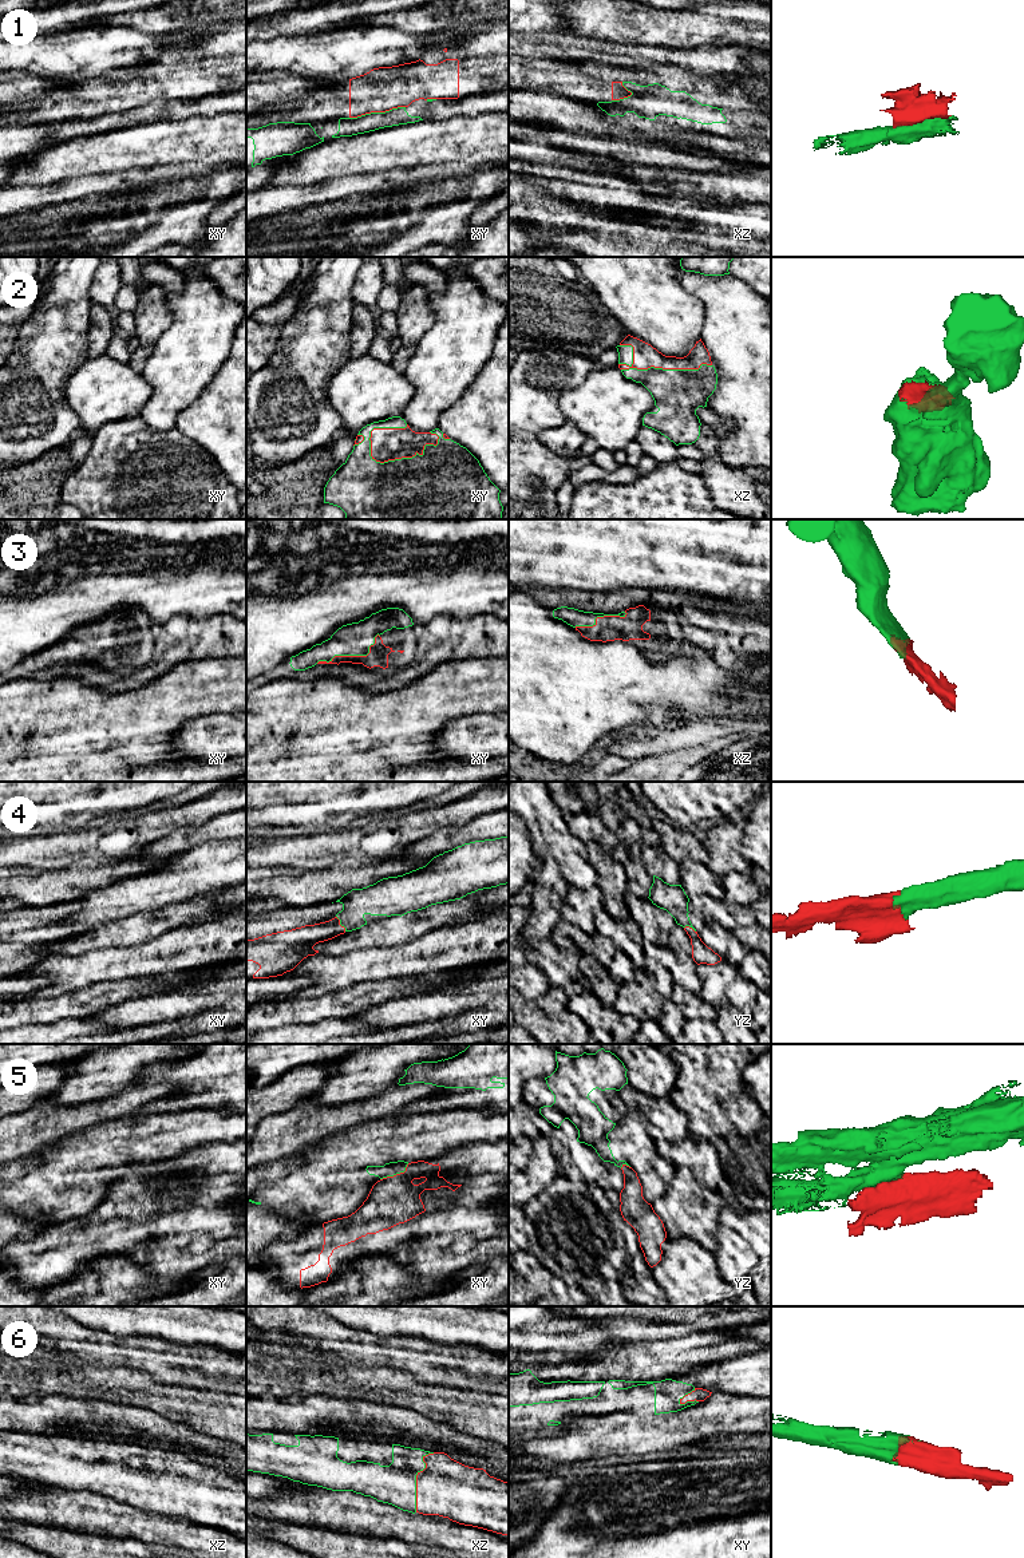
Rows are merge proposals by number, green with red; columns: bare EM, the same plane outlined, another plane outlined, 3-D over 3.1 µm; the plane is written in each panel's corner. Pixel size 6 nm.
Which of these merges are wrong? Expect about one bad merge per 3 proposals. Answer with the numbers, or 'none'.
1, 5

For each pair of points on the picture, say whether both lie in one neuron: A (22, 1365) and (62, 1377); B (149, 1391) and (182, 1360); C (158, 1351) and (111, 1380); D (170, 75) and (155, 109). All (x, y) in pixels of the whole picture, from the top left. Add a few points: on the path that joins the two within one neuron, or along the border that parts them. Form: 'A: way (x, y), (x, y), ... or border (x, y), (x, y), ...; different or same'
A: way (31, 1375), (52, 1377); same
B: border (121, 1365), (146, 1371), (150, 1375); different
C: border (121, 1365), (146, 1371), (150, 1375); different
D: border (163, 99), (153, 99), (143, 107); different

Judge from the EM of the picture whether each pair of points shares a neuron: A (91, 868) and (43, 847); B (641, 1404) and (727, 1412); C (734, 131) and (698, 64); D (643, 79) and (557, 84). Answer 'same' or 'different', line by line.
A: different
B: different
C: different
D: different

